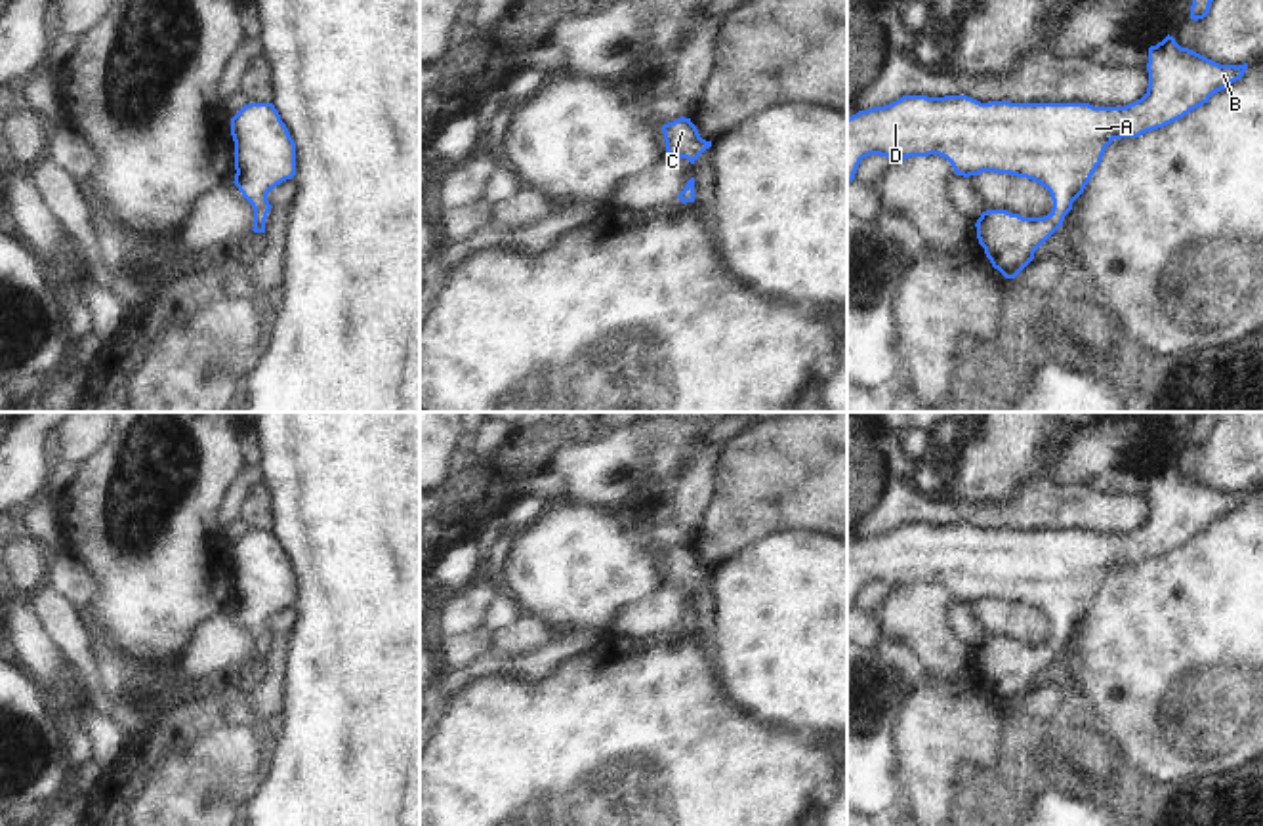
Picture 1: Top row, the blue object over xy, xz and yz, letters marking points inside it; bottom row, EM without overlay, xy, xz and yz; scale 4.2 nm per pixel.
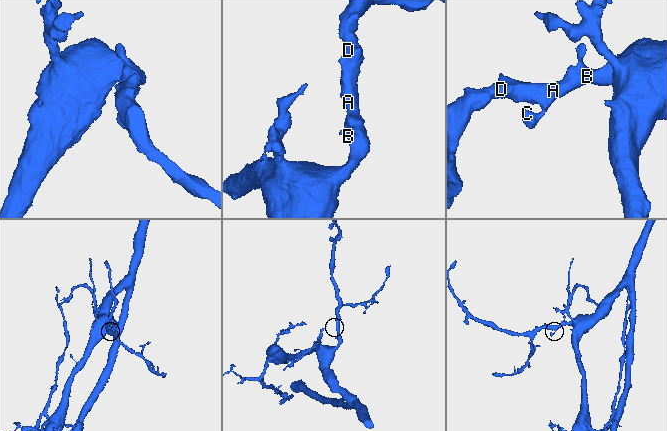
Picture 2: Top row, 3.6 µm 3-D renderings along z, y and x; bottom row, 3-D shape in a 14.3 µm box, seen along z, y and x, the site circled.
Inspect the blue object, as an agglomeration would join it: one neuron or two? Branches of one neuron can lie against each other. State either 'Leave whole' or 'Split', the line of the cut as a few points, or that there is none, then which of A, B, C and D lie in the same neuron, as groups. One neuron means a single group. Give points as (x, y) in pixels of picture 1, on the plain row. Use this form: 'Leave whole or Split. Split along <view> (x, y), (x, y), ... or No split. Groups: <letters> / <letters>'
Leave whole. No split. Groups: A B C D.

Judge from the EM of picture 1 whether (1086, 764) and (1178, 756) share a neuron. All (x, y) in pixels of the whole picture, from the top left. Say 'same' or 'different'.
same

